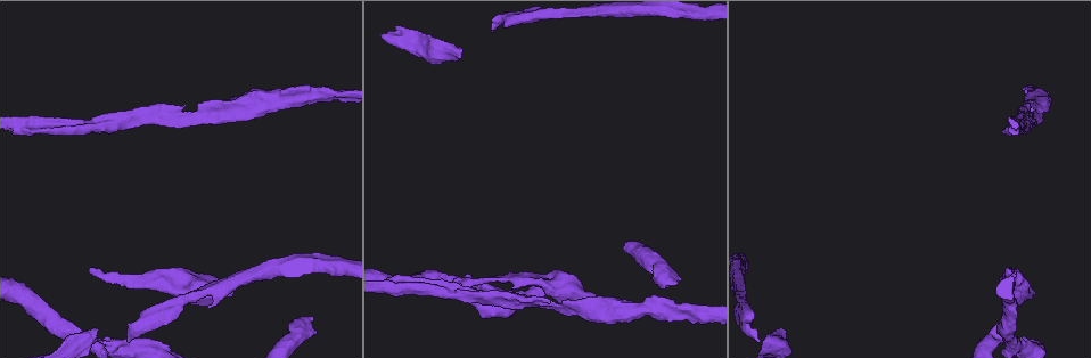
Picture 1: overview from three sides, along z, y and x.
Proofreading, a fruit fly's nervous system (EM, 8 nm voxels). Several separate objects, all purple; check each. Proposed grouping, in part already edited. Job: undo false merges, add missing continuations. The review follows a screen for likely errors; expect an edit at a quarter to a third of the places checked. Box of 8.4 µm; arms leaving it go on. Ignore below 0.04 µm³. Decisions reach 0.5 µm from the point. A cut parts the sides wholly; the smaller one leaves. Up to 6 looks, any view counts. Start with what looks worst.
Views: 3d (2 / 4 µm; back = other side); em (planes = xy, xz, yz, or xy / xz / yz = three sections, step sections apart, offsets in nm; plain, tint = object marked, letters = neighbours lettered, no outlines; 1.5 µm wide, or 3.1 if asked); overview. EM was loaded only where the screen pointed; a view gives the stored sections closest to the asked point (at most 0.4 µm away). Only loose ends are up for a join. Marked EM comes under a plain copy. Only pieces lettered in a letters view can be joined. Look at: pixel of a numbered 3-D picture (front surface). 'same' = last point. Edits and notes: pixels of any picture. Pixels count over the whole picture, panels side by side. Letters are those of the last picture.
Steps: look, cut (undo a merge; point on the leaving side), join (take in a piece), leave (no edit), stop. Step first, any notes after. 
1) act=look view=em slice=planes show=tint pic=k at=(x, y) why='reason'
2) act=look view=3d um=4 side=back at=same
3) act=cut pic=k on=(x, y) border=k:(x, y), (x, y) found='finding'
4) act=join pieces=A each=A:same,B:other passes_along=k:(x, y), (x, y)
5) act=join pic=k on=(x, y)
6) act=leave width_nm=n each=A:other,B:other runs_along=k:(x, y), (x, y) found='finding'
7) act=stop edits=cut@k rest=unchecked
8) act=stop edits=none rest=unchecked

act=look view=3d um=4 pic=1 at=(675, 284) why='free end'

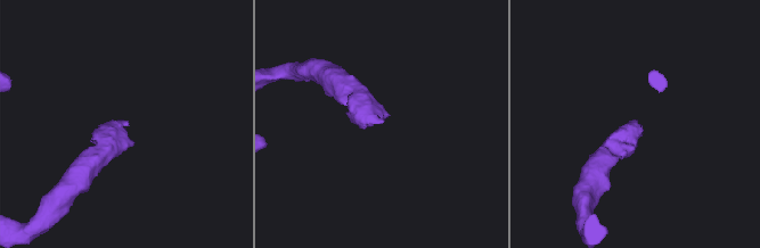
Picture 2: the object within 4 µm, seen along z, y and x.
act=look view=em slice=planes show=tint pic=2 at=(638, 124) why='need the tissue'

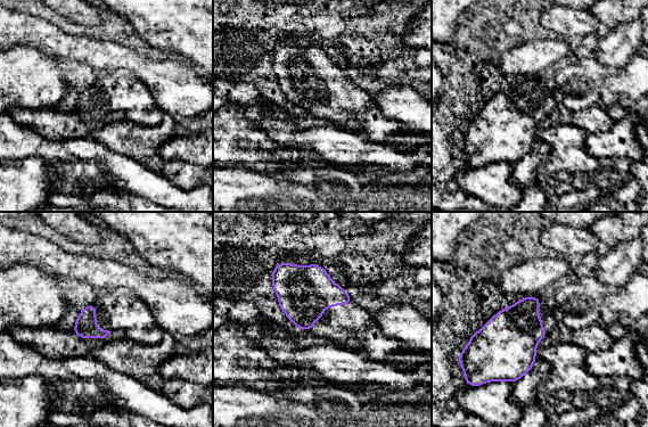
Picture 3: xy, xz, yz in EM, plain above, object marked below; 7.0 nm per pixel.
act=look view=em slice=planes show=letters at=same why='what lies round it'

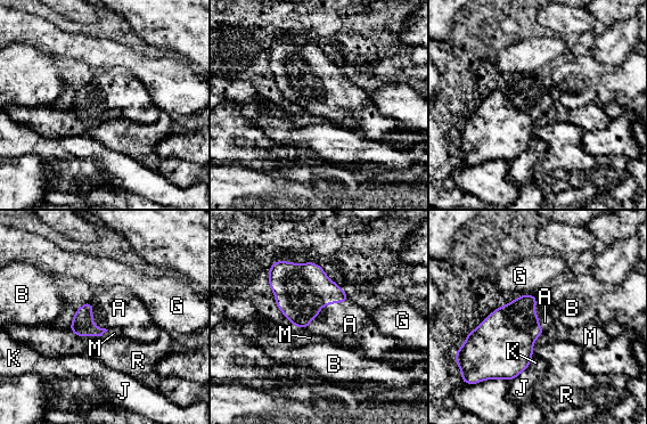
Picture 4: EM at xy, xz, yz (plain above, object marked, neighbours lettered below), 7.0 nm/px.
act=join pieces=A longest_contact=A:360nm each=A:same,B:other,G:other,J:other,K:other,M:other,R:other found='it goes on there'

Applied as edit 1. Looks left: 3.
act=look view=overview

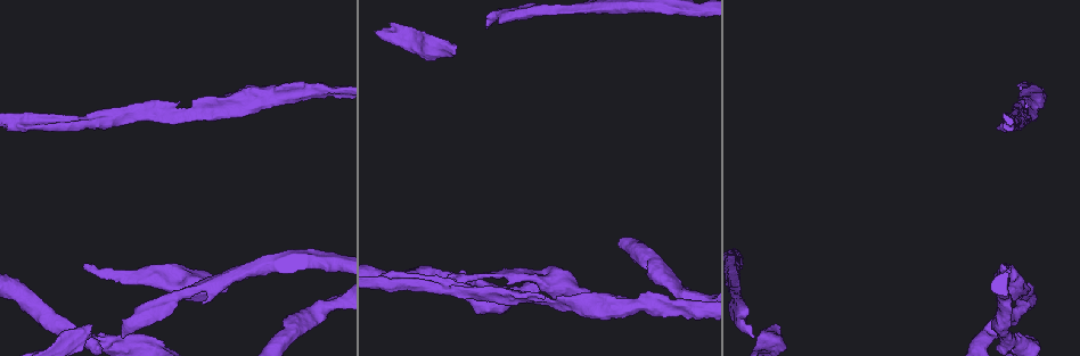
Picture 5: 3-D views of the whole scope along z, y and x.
act=look view=3d um=4 pic=5 at=(456, 55)

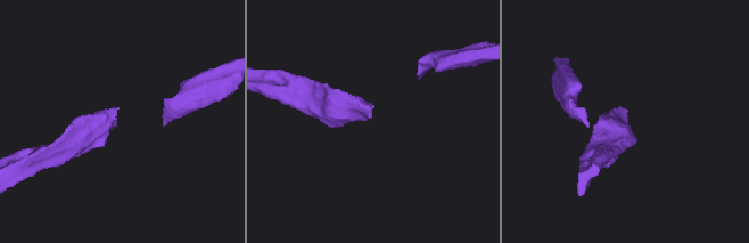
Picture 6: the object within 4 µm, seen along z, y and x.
act=look view=em slice=planes show=letters pic=6 at=(369, 116)

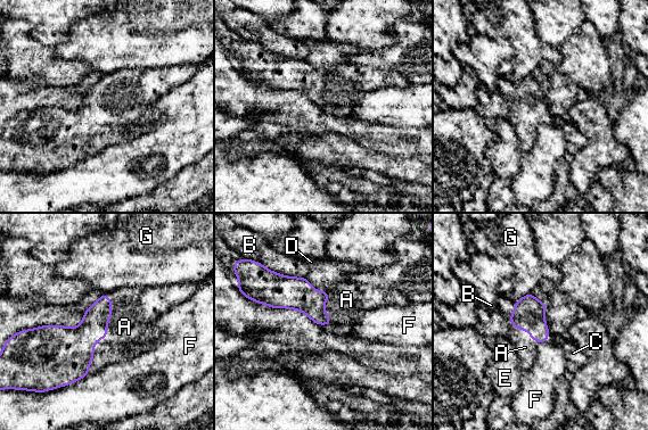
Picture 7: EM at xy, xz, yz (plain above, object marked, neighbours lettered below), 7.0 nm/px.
act=join pieces=A each=A:same,B:other,C:other,D:other,E:other,F:other,G:other passes_along=7:(73, 347), (106, 335), (124, 327) found='the neuron continues'

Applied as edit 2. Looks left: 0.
act=stop edits=join@4,join@7 rest=unchecked

